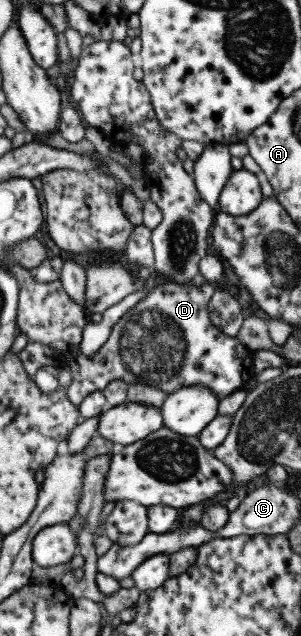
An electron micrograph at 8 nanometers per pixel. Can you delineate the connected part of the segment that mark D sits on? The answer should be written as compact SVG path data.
M201 278L187 284L177 284L166 281L158 283L151 289L143 300L127 311L112 327L109 338L93 357L86 357L78 352L76 358L69 363L72 383L67 389L68 400L74 406L80 406L82 401L94 393L102 391L110 381L124 380L127 385L142 382L144 385L154 386L164 393L172 394L177 389L200 384L209 387L222 401L234 391L242 389L254 377L254 351L246 348L236 336L222 333L210 321L208 304L212 299L215 287Z

